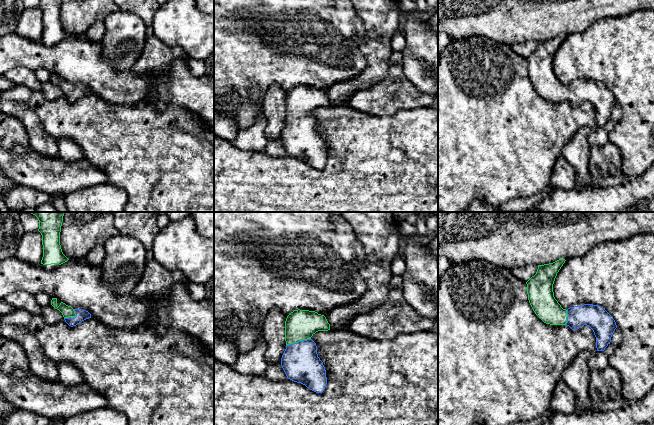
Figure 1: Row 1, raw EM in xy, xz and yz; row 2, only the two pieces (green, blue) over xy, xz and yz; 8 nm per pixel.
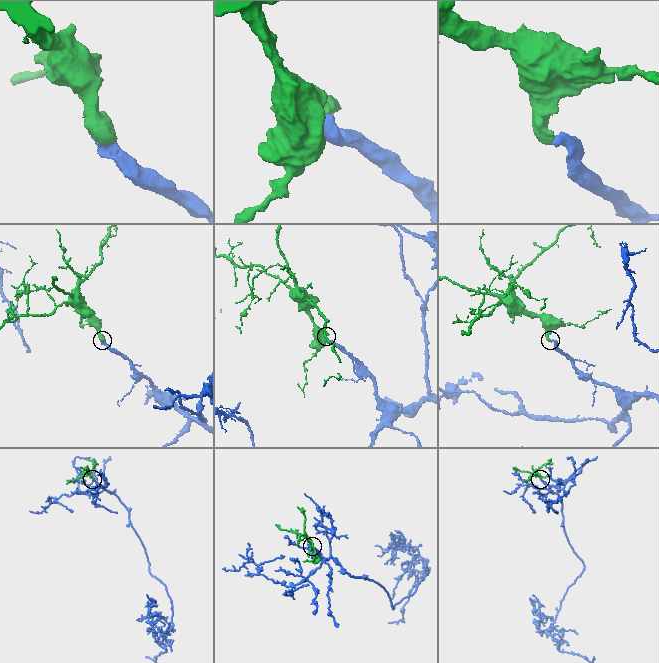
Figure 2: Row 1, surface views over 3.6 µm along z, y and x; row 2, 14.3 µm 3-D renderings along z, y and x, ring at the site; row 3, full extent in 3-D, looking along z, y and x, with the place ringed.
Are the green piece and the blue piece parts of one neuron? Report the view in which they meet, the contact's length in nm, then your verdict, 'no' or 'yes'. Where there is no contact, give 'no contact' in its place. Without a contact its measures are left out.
contact in xz; length 200 nm; yes

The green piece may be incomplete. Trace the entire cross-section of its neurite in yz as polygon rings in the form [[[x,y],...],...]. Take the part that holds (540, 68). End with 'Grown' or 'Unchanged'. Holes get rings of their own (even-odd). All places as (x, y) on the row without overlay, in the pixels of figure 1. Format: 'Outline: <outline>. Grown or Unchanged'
Outline: [[[559,35],[538,41],[536,50],[526,58],[529,79],[535,90],[546,100],[567,101],[572,106],[589,102],[596,113],[597,127],[604,127],[617,104],[613,93],[603,83],[593,80],[563,85],[554,73],[553,60],[565,37]]]. Grown

